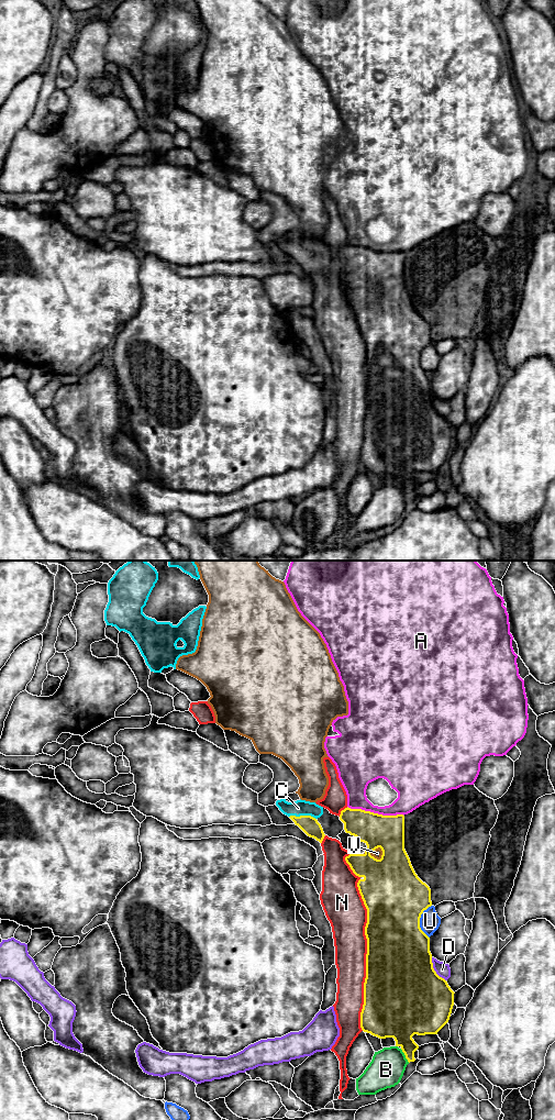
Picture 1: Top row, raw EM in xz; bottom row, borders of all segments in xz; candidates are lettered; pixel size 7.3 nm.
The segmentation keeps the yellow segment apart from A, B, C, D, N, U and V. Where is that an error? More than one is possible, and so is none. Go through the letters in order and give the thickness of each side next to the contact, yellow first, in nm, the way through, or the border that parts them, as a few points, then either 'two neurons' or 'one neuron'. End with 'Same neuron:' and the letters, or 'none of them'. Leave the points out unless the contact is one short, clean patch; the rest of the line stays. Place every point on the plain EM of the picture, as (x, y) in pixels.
A: 260 nm thick on the yellow side, 160 nm on the other; two neurons
B: 280 nm thick on the yellow side, 260 nm on the other; two neurons
C: 130 nm thick on the yellow side, 120 nm on the other; runs through xz (309, 262), (302, 253), (298, 245); one neuron
D: 500 nm thick on the yellow side, 100 nm on the other; two neurons
N: 460 nm thick on the yellow side, 280 nm on the other; two neurons
U: 460 nm thick on the yellow side, 150 nm on the other; two neurons
V: 320 nm thick on the yellow side, 70 nm on the other; two neurons
Same neuron: C

